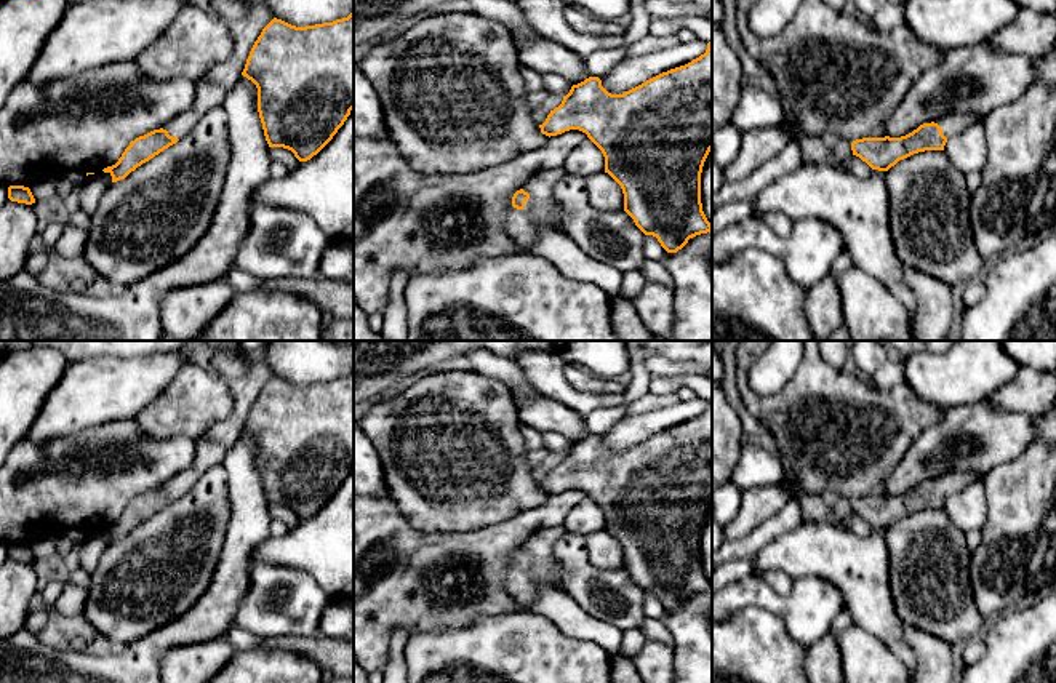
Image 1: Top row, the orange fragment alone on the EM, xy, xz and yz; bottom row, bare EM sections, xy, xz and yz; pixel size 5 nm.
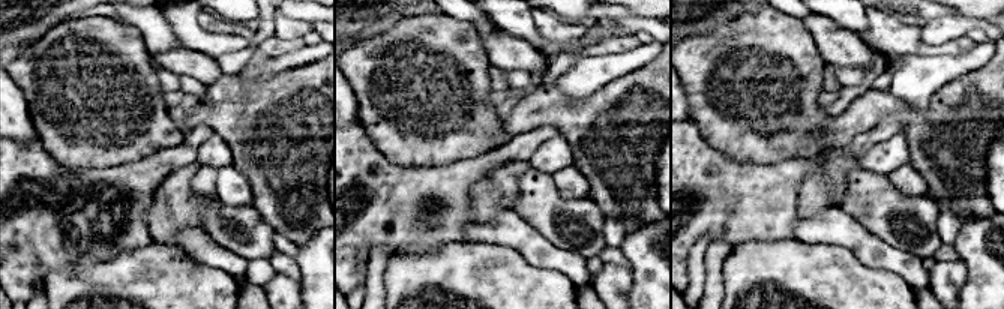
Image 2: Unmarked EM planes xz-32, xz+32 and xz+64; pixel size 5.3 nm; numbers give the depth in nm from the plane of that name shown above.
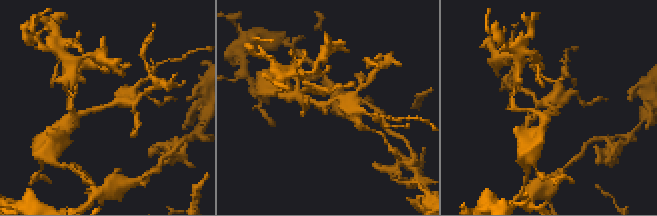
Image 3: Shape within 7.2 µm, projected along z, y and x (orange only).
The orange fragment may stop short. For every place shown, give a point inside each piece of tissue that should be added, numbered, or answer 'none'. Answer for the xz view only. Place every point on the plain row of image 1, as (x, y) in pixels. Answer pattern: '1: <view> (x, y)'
1: xz (540, 570)

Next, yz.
1: yz (952, 482)

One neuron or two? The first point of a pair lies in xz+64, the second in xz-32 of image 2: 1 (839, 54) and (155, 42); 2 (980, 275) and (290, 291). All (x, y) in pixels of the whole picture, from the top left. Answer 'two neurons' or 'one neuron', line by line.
1: two neurons
2: two neurons

